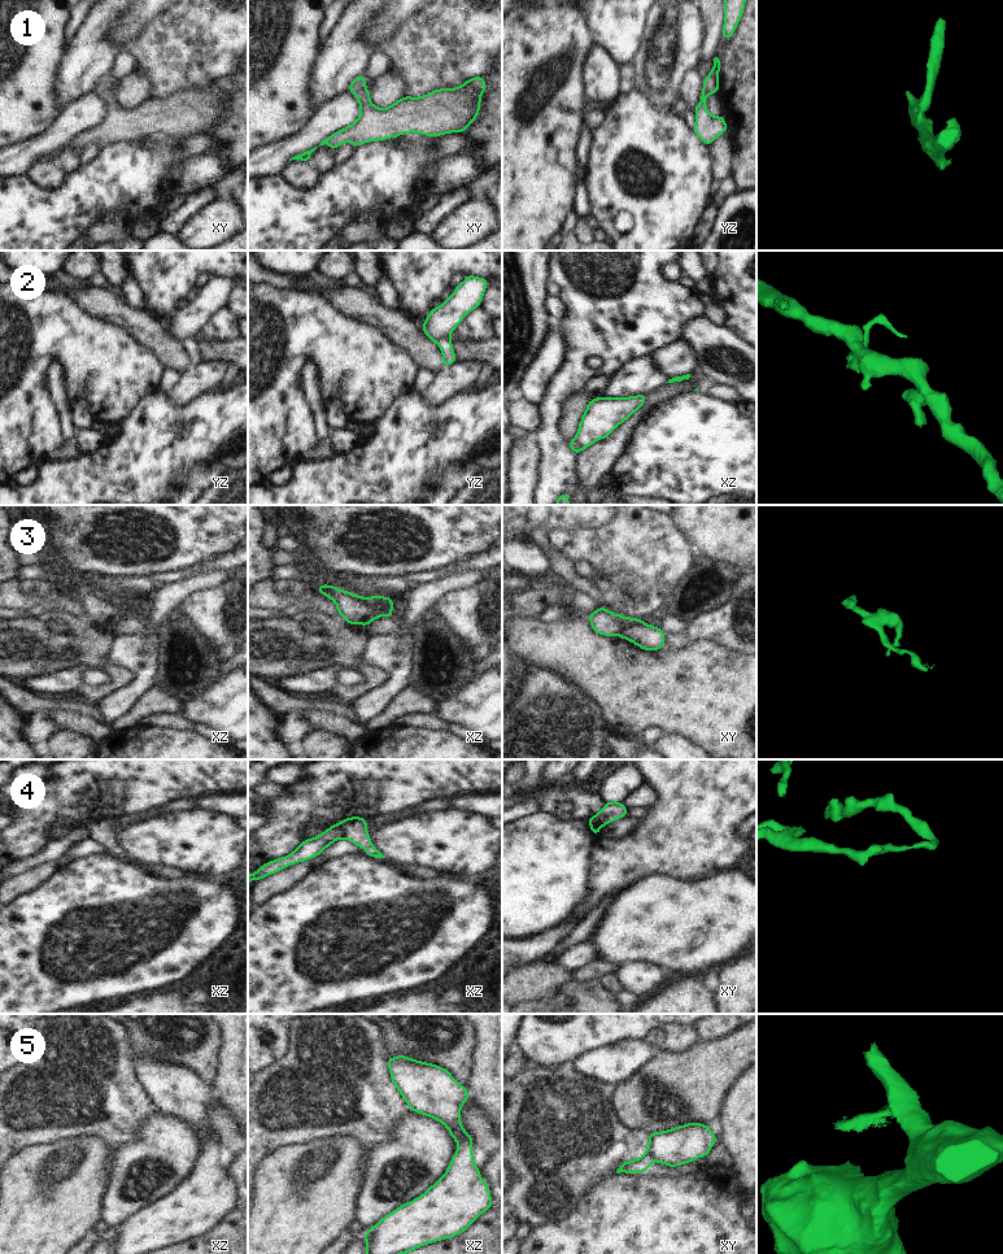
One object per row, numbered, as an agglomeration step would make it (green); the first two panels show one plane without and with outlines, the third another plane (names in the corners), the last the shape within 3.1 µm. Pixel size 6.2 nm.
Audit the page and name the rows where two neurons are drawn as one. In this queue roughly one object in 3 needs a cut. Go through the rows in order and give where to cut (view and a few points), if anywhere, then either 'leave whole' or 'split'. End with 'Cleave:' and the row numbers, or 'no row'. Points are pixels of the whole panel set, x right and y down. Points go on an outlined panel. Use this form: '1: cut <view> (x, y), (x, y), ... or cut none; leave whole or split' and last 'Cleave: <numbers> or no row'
1: cut none; leave whole
2: cut yz (448, 336), (441, 336), (436, 342); split
3: cut xy (640, 619), (627, 623), (616, 634); split
4: cut xz (339, 823), (344, 836); split
5: cut xy (650, 1133), (650, 1157), (653, 1159); split
Cleave: 2, 3, 4, 5

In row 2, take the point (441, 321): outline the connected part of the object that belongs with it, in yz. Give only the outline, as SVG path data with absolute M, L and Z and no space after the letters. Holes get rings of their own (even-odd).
M467 275L461 284L455 286L454 293L445 299L442 305L429 312L422 331L435 343L441 338L449 338L462 319L480 306L488 283L485 278Z

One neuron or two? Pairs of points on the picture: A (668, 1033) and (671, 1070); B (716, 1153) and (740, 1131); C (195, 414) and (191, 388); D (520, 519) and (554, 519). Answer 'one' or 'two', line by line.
A: two
B: two
C: two
D: one

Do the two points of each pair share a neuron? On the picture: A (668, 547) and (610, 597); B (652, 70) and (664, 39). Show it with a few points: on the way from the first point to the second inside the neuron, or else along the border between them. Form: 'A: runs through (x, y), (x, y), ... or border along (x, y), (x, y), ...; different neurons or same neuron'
A: runs through (654, 553), (624, 583); same neuron
B: runs through (659, 62), (664, 55), (664, 47); same neuron

